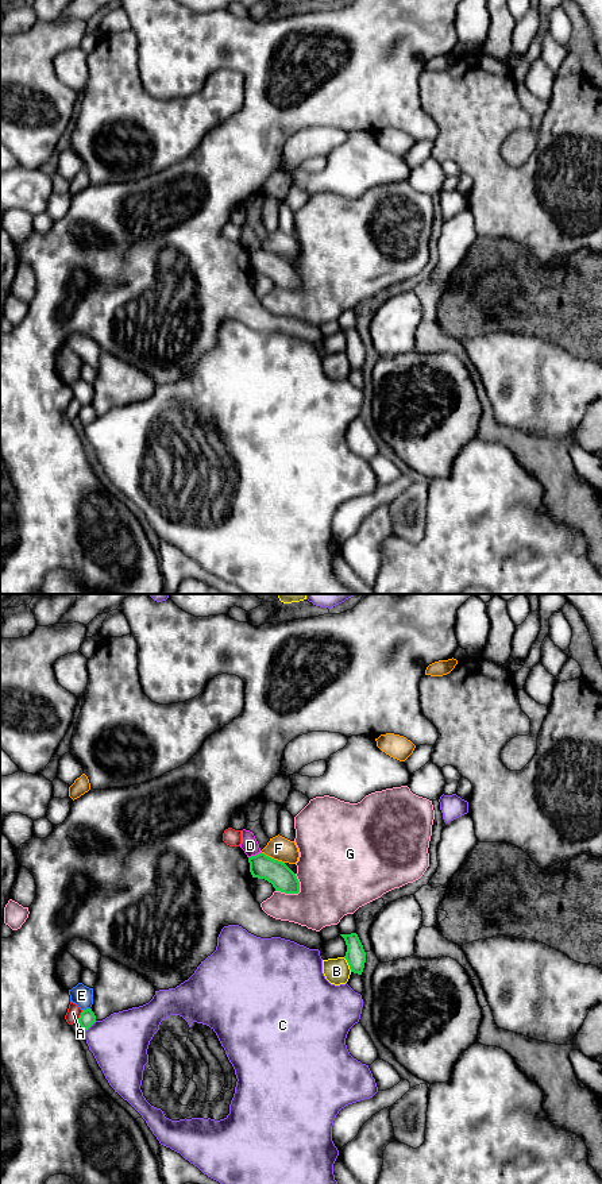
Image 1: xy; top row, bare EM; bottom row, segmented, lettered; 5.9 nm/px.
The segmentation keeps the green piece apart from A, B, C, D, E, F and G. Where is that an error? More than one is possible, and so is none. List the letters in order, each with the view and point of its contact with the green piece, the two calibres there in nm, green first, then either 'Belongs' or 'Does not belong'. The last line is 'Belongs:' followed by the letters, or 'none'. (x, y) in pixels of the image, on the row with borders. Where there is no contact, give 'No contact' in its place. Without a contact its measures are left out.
A: Touches green at xy (80, 1015). Thickness 90 nm (green) against 80 nm. Does not belong
B: Touches green at xy (348, 964). Thickness 120 nm (green) against 160 nm. Does not belong
C: Touches green at xy (91, 1025). Thickness 90 nm (green) against 340 nm. Does not belong
D: Touches green at xy (255, 855). Thickness 150 nm (green) against 100 nm. Does not belong
E: Touches green at xy (87, 1009). Thickness 90 nm (green) against 120 nm. Does not belong
F: Touches green at xy (273, 859). Thickness 150 nm (green) against 140 nm. Does not belong
G: Touches green at xy (296, 893). Thickness 150 nm (green) against 440 nm. Does not belong
Belongs: none

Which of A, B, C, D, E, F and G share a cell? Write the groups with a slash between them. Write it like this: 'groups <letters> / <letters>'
groups A / B / C / D / E / F / G

